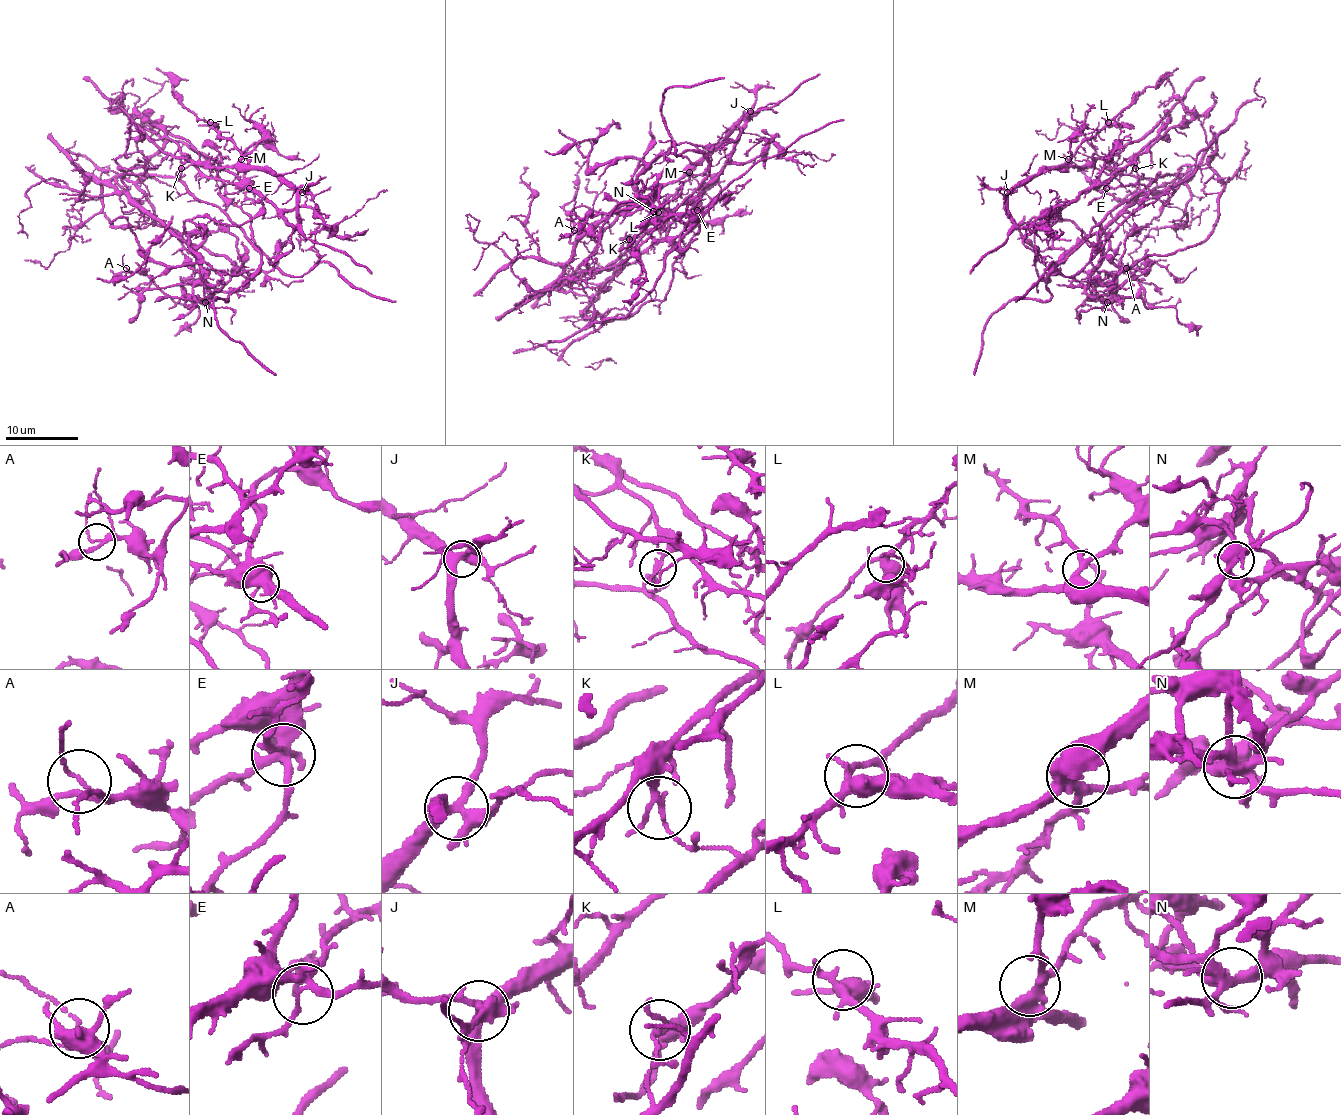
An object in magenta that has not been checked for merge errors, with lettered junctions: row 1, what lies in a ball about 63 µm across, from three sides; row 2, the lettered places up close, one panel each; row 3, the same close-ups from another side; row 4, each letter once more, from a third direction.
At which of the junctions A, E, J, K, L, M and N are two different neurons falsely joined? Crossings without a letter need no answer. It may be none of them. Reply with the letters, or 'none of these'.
K, N

